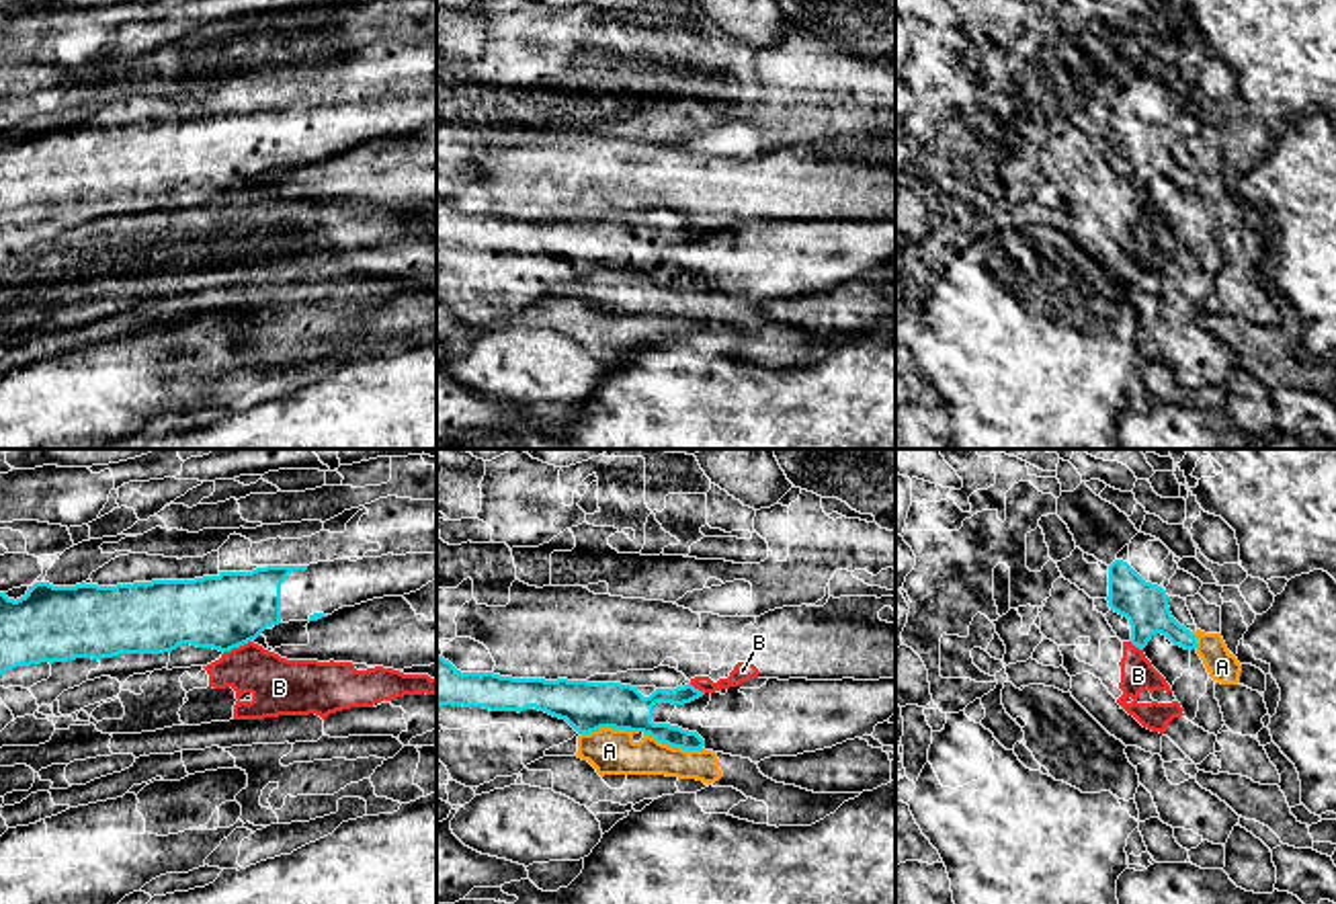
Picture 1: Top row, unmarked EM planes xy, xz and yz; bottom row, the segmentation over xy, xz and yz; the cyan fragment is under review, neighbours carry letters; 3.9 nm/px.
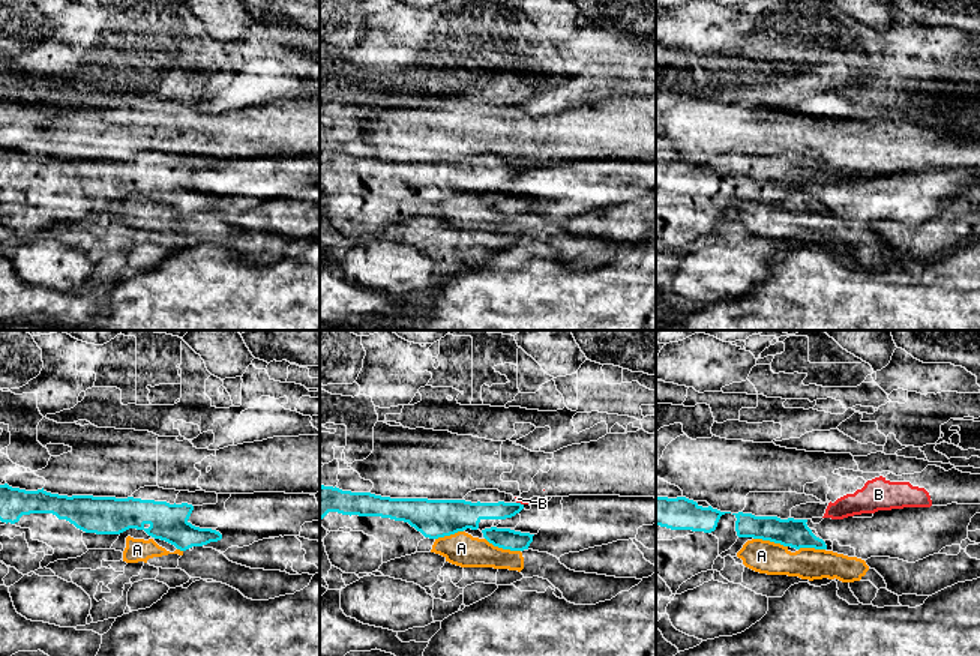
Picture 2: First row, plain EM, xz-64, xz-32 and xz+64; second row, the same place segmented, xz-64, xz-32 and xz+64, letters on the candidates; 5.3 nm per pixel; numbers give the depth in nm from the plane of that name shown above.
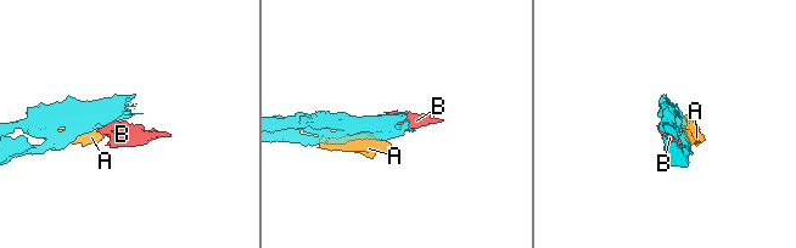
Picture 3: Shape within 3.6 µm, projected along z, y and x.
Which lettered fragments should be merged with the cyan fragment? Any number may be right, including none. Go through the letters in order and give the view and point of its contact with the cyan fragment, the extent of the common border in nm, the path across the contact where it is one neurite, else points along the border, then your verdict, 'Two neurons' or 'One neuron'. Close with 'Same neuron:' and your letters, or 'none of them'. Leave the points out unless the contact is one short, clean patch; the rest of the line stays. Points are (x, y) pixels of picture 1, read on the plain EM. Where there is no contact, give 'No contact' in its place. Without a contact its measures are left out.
A: Touches cyan at xz (609, 267). Shared border 240 nm. Two neurons
B: Touches cyan at xy (236, 187). Shared border 120 nm. Boundary: xy (251, 181), (224, 193). Two neurons
Same neuron: none of them

